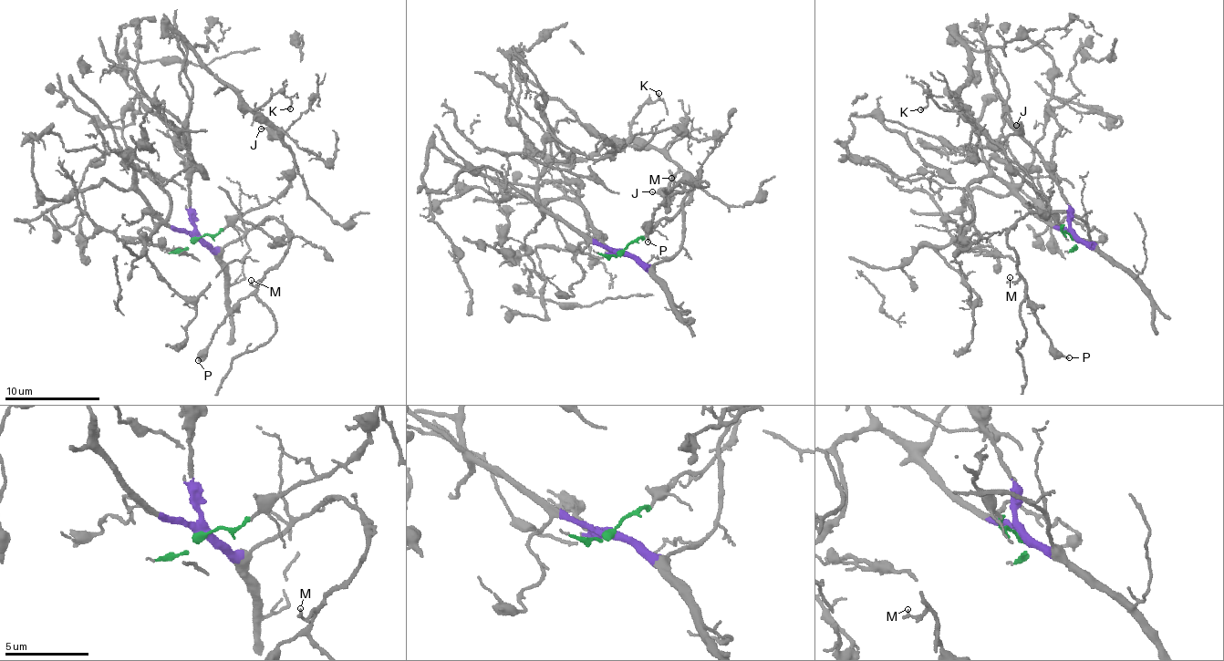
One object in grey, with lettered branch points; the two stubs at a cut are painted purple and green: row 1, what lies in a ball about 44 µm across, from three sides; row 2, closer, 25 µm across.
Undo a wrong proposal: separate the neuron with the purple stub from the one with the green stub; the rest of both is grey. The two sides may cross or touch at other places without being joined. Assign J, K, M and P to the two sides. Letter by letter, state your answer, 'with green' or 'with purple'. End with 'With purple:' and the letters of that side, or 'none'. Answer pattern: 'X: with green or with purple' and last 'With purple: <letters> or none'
J: with green
K: with green
M: with purple
P: with purple
With purple: M, P

